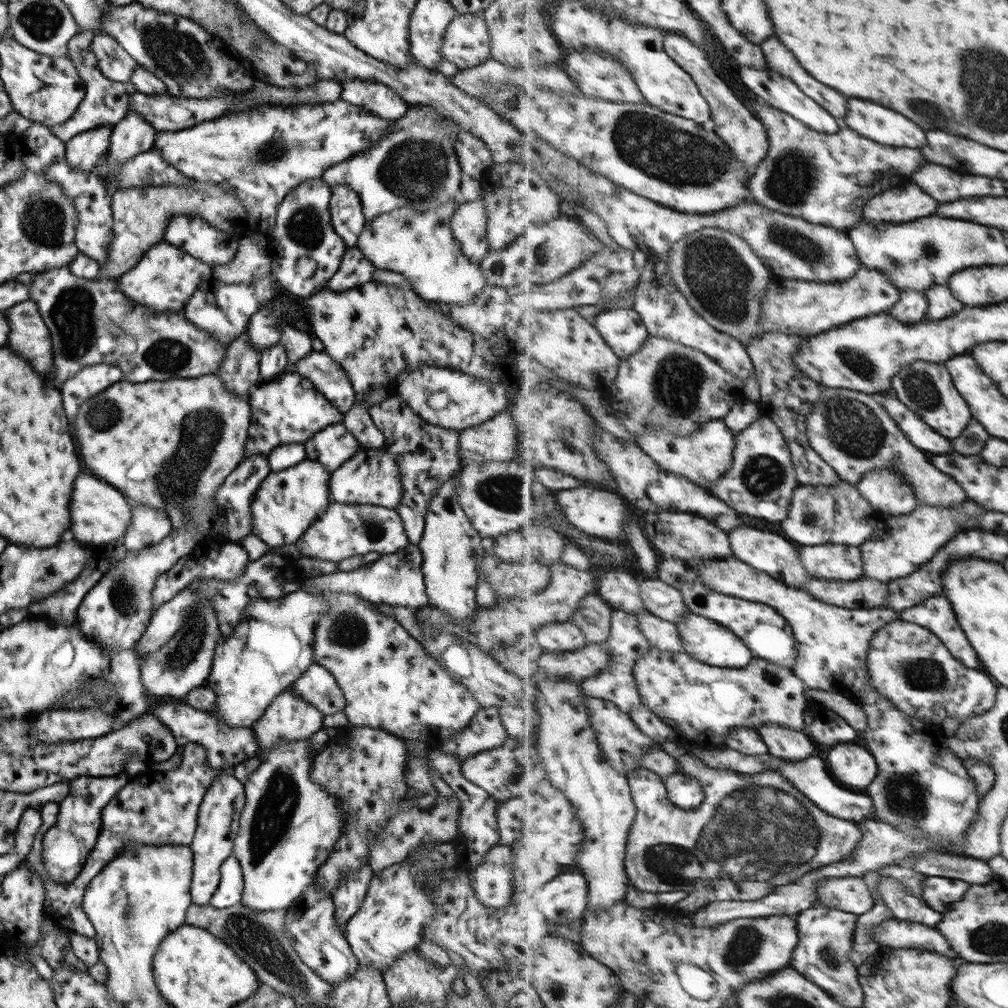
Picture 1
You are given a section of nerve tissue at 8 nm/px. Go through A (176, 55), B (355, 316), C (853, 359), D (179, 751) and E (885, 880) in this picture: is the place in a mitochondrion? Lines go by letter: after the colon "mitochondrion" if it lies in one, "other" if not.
A: mitochondrion
B: other
C: mitochondrion
D: other
E: other

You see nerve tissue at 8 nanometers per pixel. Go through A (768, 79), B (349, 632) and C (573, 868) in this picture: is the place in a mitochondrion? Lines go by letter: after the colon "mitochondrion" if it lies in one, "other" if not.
A: other
B: mitochondrion
C: other

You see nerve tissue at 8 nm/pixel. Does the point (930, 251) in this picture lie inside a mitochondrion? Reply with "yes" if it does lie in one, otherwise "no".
yes

